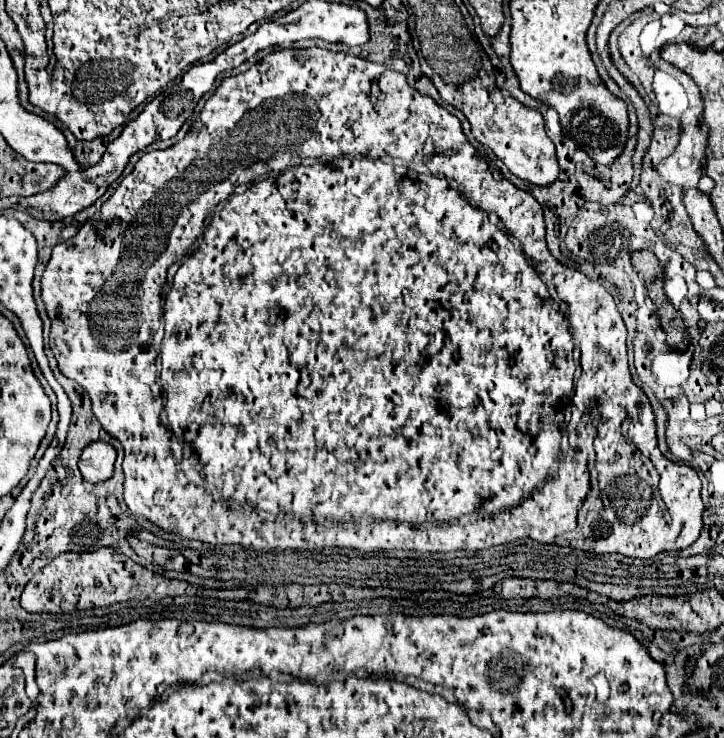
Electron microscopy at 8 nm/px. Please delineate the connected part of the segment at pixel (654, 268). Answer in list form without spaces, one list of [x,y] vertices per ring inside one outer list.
[[[636,251],[632,255],[632,265],[638,273],[642,273],[646,277],[646,283],[652,283],[656,277],[662,275],[660,261],[656,259],[656,255],[652,251]]]

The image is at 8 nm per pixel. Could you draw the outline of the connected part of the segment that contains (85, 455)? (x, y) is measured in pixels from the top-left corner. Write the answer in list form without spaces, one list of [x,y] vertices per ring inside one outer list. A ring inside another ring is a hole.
[[[94,441],[82,451],[78,467],[82,471],[84,481],[100,483],[112,477],[114,461],[116,461],[116,449],[106,441]]]

